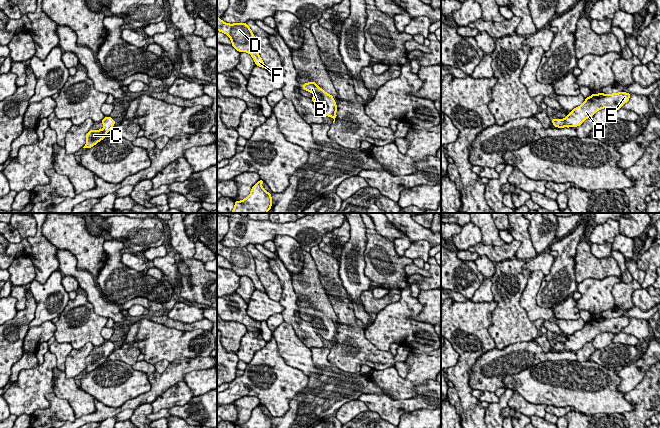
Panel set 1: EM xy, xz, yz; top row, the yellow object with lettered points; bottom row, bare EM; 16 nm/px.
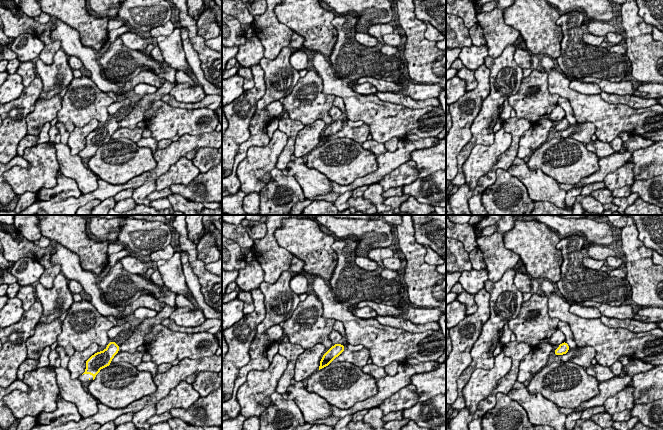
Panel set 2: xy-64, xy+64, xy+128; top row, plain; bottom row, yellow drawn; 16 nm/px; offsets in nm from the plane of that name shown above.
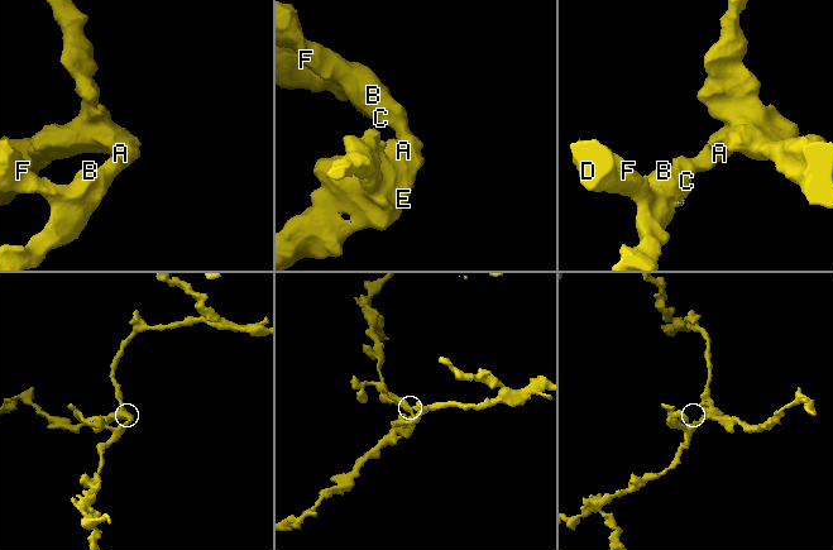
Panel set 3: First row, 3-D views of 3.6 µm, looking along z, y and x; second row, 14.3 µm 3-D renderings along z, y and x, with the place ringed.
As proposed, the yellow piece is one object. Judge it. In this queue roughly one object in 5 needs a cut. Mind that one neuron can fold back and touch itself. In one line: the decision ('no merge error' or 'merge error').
no merge error

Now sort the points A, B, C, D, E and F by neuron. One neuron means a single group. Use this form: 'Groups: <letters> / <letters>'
Groups: A B C D E F

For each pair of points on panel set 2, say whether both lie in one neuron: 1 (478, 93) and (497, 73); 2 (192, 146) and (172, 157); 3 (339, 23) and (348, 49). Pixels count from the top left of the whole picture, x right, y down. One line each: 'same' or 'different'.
1: different
2: same
3: same

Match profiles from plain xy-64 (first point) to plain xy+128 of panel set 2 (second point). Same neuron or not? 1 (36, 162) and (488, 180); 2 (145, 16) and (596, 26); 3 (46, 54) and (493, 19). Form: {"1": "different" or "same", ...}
{"1": "different", "2": "different", "3": "same"}

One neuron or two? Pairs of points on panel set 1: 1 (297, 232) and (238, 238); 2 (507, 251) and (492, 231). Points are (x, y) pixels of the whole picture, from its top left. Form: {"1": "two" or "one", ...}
{"1": "one", "2": "two"}

